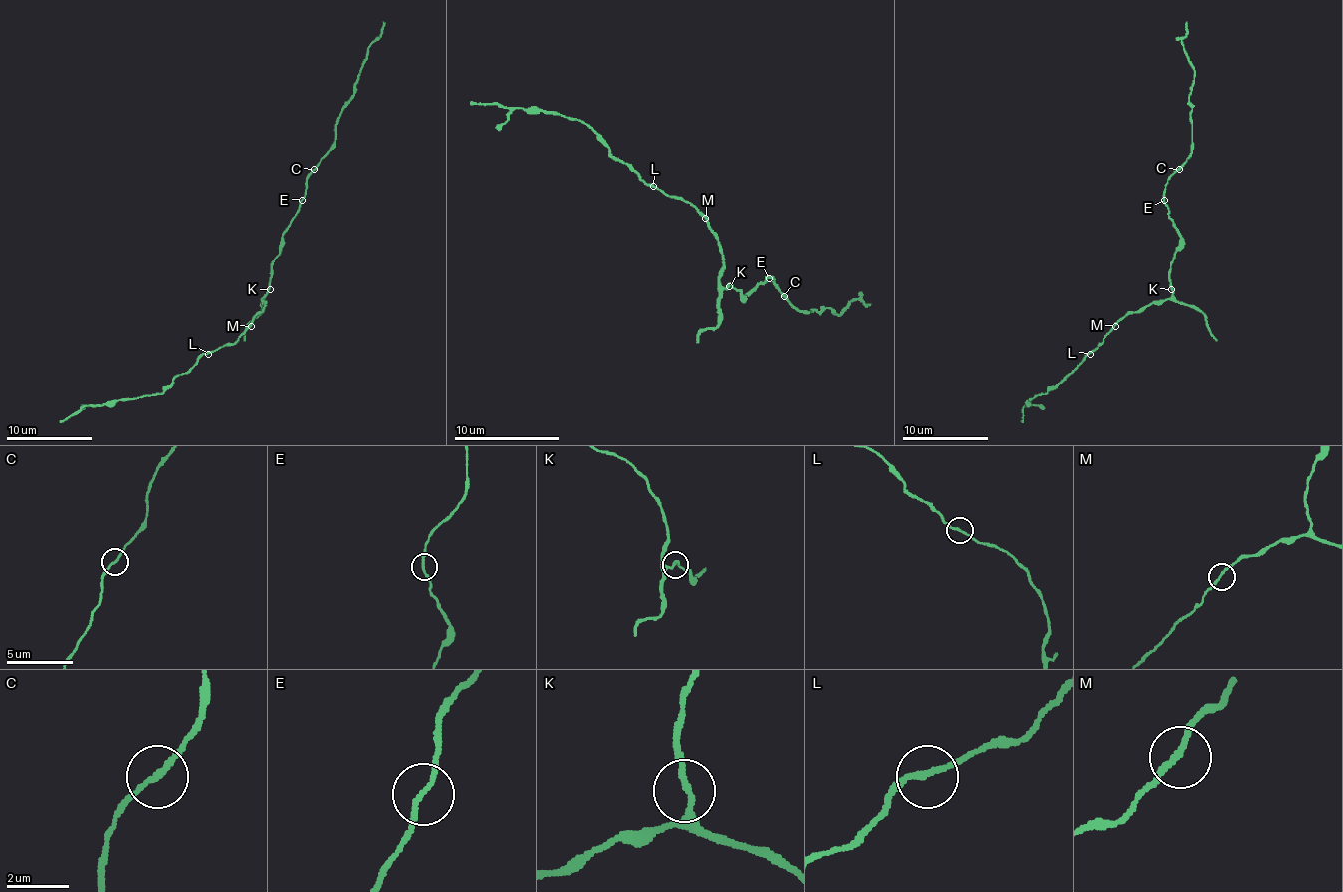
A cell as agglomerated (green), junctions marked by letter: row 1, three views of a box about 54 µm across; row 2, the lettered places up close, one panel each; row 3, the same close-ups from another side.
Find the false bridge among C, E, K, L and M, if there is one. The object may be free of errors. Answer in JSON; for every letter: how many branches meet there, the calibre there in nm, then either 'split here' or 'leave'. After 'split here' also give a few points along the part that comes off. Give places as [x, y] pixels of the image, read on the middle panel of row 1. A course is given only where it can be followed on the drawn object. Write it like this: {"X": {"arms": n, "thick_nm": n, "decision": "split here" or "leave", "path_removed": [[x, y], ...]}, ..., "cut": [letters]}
{"C": {"arms": 2, "thick_nm": 160, "decision": "leave"}, "E": {"arms": 2, "thick_nm": 160, "decision": "leave"}, "K": {"arms": 2, "thick_nm": 170, "decision": "leave"}, "L": {"arms": 2, "thick_nm": 160, "decision": "leave"}, "M": {"arms": 2, "thick_nm": 170, "decision": "leave"}, "cut": []}

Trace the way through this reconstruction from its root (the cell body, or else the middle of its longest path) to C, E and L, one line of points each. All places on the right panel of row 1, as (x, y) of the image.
C: (1171, 289), (1169, 268), (1179, 244), (1179, 232), (1169, 217), (1164, 185), (1179, 170)
E: (1171, 289), (1169, 268), (1179, 244), (1179, 232), (1169, 217), (1164, 200)
L: (1171, 289), (1173, 294), (1169, 298), (1150, 302), (1128, 313), (1090, 354)

